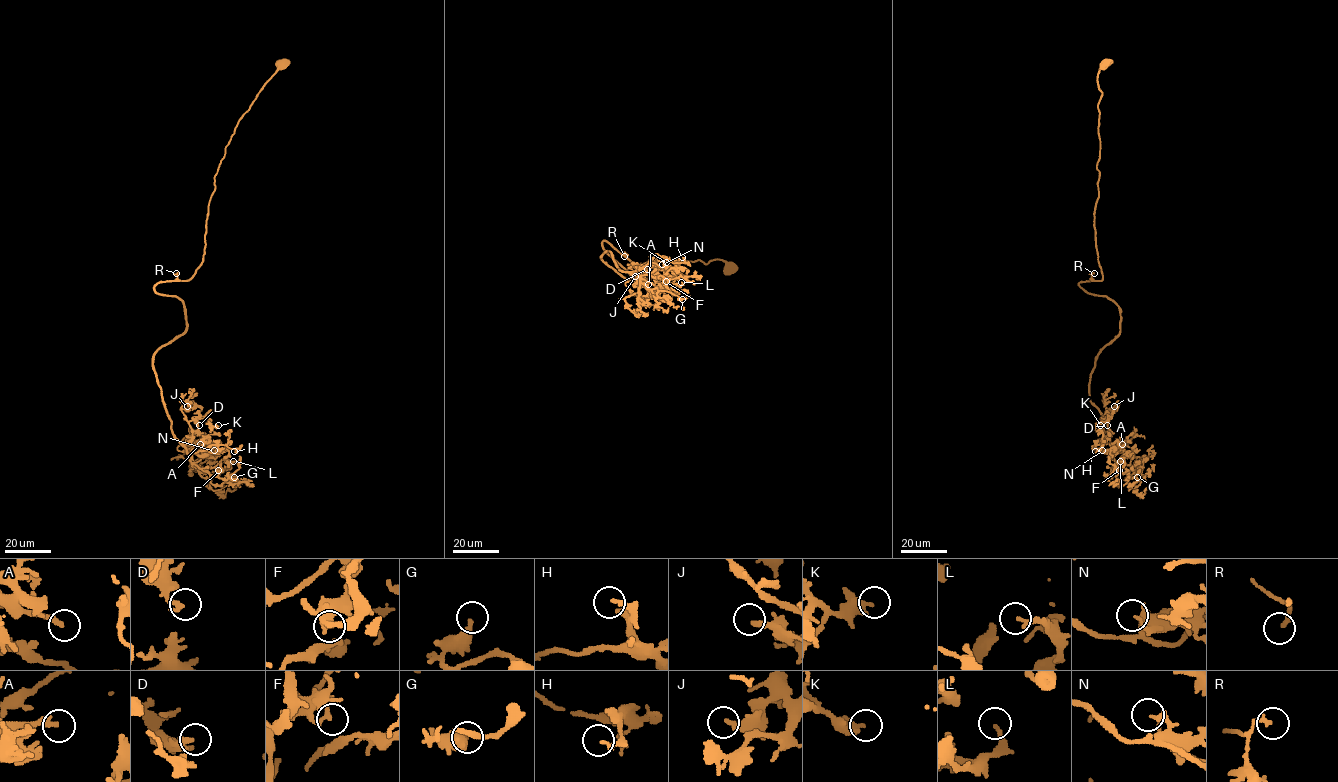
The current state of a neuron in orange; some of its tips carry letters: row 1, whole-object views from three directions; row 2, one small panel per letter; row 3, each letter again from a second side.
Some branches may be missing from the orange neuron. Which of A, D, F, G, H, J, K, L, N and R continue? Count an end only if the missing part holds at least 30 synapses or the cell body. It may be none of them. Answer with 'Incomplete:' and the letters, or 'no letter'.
Incomplete: A

